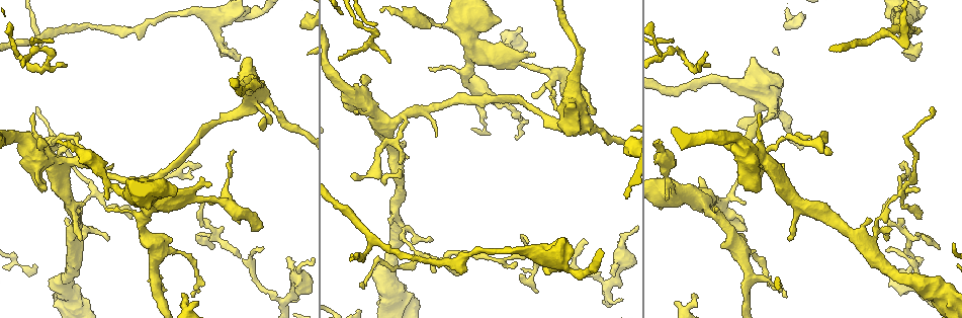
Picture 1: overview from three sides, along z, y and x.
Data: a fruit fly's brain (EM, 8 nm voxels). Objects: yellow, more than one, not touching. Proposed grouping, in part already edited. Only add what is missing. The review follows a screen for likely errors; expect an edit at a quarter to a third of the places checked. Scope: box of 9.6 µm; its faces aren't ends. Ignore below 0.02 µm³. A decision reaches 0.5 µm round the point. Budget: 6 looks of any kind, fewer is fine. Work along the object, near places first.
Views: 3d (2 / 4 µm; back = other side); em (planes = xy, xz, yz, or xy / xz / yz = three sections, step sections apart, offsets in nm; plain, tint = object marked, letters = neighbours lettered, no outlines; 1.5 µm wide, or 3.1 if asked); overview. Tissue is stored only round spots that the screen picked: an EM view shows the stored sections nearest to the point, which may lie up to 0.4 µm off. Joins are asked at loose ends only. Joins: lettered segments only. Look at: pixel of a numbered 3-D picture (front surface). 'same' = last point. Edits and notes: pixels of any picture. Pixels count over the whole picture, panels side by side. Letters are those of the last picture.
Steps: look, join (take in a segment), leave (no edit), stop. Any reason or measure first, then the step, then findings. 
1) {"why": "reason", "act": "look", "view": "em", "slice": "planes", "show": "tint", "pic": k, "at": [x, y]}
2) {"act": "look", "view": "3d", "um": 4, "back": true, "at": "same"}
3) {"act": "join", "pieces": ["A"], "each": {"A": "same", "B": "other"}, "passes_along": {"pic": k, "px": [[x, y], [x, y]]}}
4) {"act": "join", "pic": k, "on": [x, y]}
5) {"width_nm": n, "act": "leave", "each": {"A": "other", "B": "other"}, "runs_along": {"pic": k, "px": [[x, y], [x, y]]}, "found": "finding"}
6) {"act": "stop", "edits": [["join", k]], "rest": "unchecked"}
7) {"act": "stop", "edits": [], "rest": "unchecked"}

{"why": "branch stops here", "act": "look", "view": "em", "slice": "xy", "step": 4, "show": "letters", "pic": 1, "at": [615, 275]}

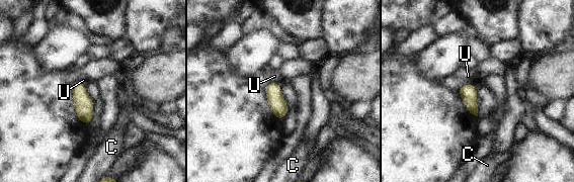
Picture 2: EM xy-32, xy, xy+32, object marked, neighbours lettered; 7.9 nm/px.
{"why": "cut it another way", "act": "look", "view": "em", "slice": "planes", "show": "letters", "at": "same"}

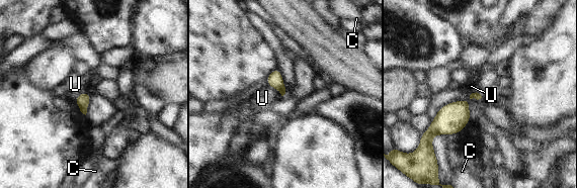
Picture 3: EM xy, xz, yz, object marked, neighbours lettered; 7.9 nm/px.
{"width_nm": 100, "act": "leave", "each": {"C": "other", "U": "other"}, "border": {"pic": 3, "px": [[90, 92], [81, 92], [74, 101]]}, "found": "none of them fits"}

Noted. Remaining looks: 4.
{"why": "long arm stops here", "act": "look", "view": "em", "slice": "planes", "show": "letters", "pic": 1, "at": [932, 108]}

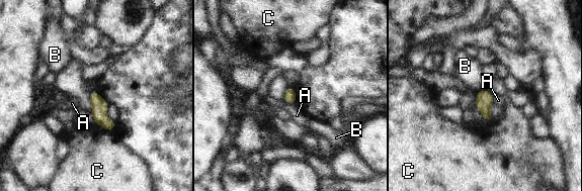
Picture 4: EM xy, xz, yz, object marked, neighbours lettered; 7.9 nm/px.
{"longest_contact_nm": ["A", 90], "act": "leave", "each": {"A": "other", "B": "other", "C": "other"}, "border": {"pic": 4, "px": [[283, 100], [294, 104]]}, "found": "none of them fits"}

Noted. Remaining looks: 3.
{"why": "branch stops here", "act": "look", "view": "3d", "um": 4, "pic": 1, "at": [405, 141]}

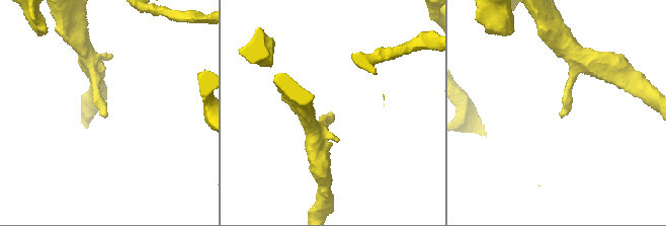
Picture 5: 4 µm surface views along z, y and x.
{"why": "need the tissue", "act": "look", "view": "em", "slice": "xz", "step": 4, "show": "letters", "pic": 5, "at": [562, 115]}

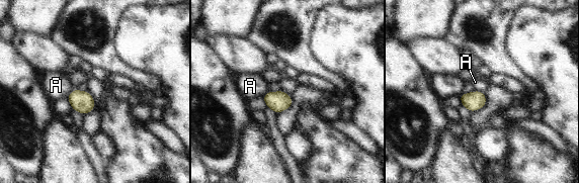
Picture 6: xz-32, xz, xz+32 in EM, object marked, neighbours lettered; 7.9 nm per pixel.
{"act": "leave", "each": {"A": "other"}, "found": "none of them fits"}

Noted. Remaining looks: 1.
{"act": "stop", "edits": [], "rest": "unchecked"}

